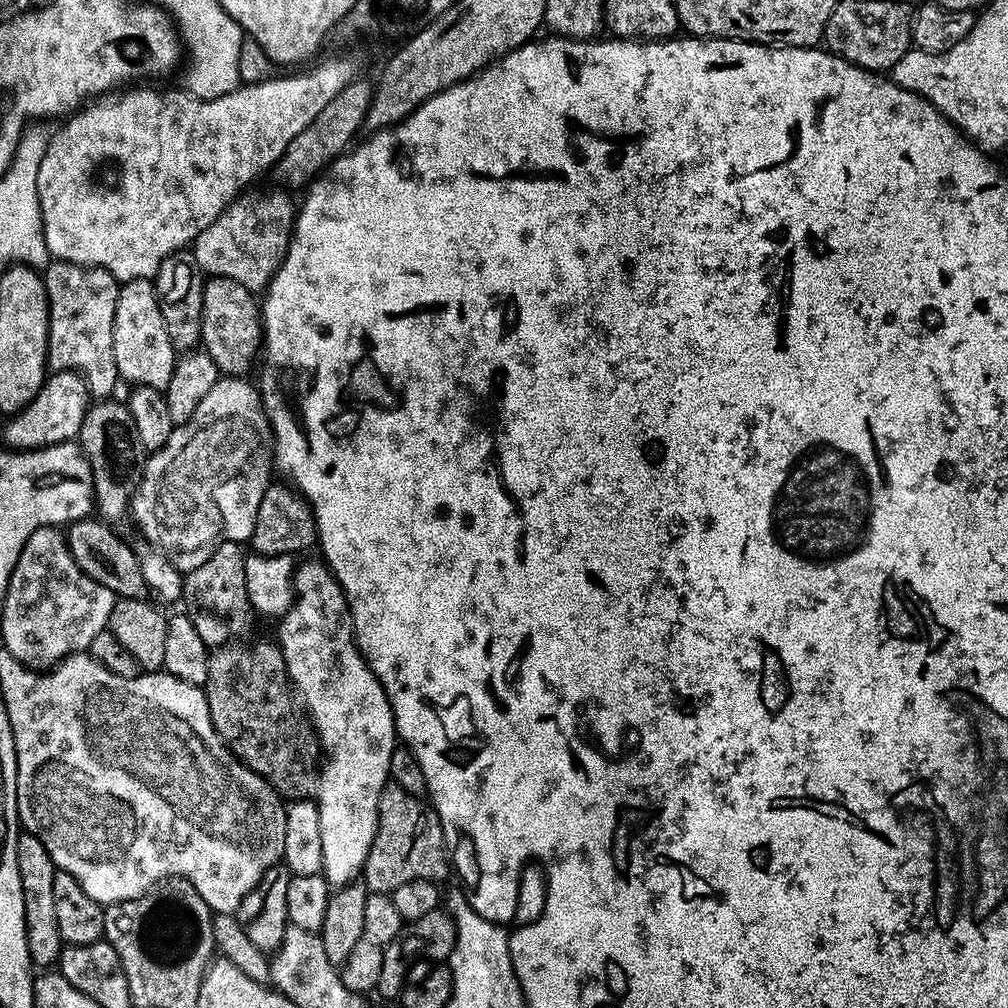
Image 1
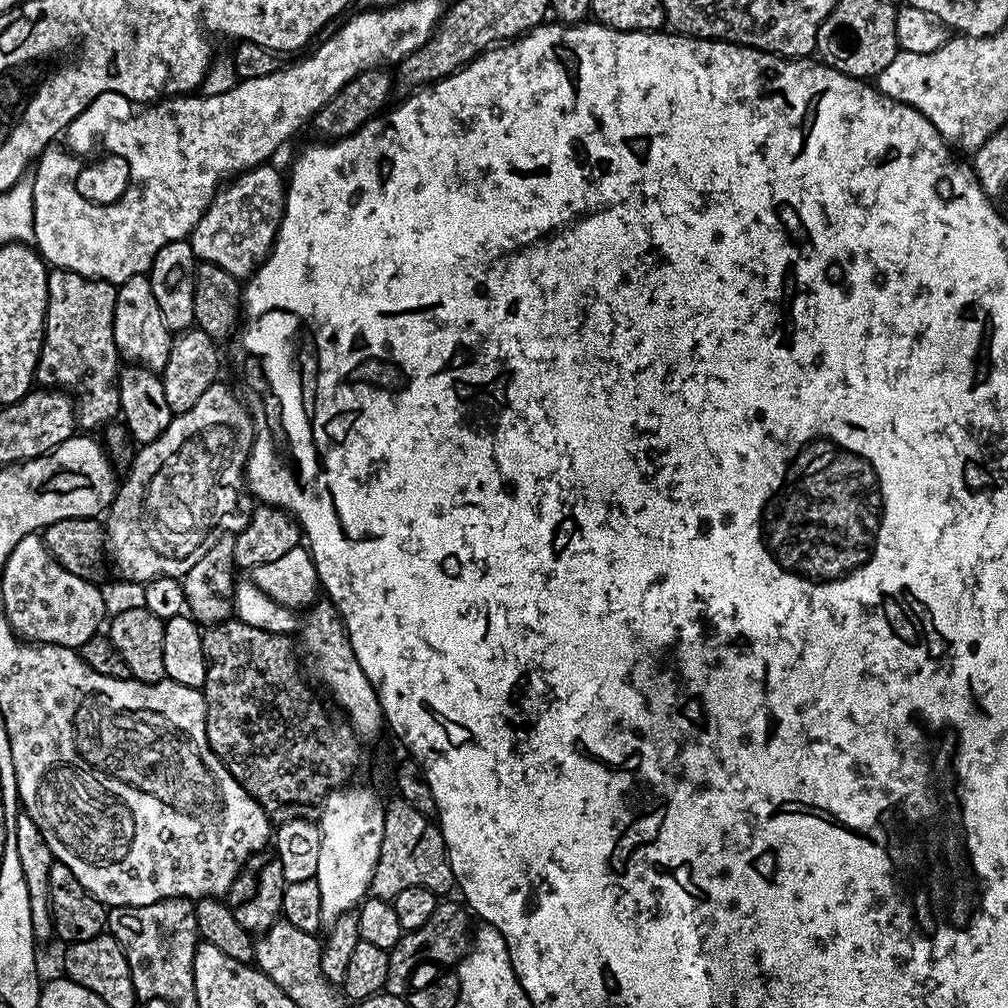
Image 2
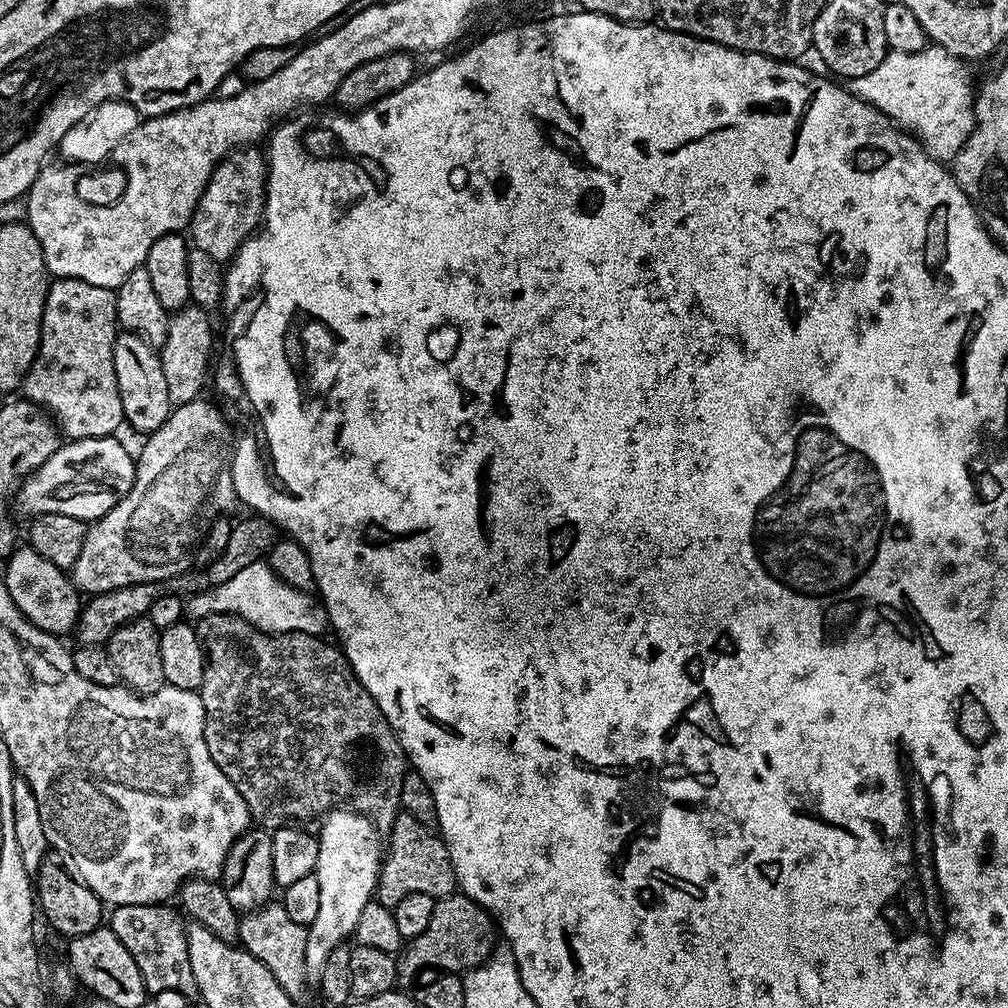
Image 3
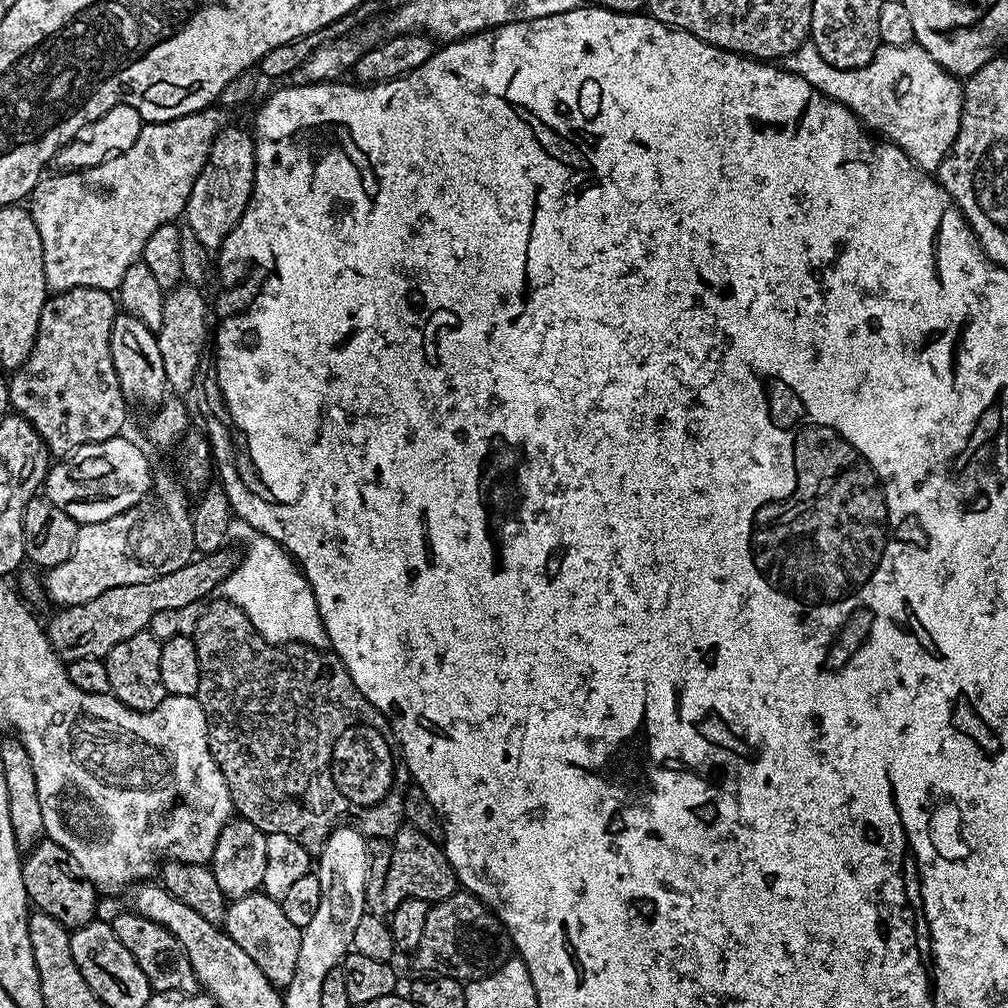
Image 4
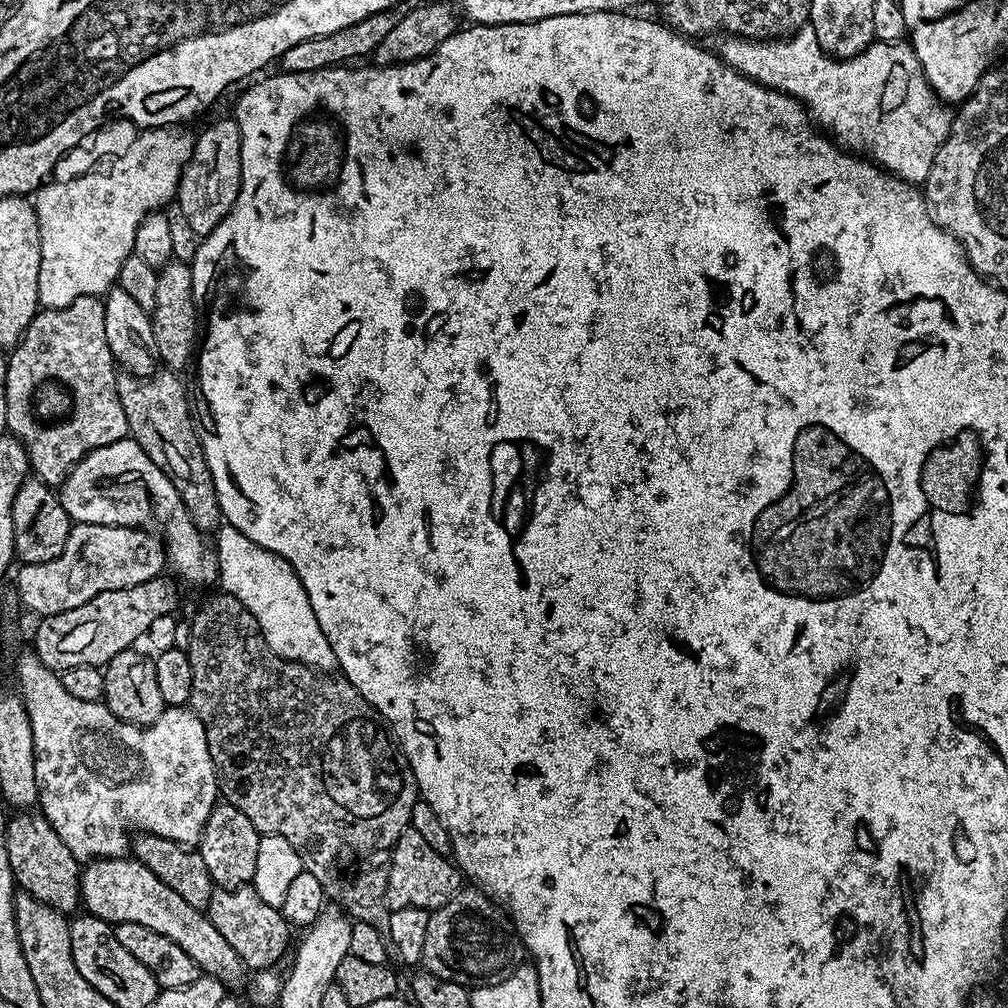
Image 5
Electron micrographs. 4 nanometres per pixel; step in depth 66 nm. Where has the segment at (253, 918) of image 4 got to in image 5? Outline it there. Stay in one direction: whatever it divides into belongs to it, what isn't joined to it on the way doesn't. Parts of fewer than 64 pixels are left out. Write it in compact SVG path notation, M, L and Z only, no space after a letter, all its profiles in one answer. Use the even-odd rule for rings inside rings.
M251 886L213 891L206 914L214 922L218 934L222 934L222 938L226 938L226 942L230 942L234 954L238 954L238 958L249 969L275 969L277 967L275 964L284 955L286 955L285 957L289 955L289 924L284 921L280 910L274 906L266 906L266 902L262 902L262 898L258 898L256 889Z

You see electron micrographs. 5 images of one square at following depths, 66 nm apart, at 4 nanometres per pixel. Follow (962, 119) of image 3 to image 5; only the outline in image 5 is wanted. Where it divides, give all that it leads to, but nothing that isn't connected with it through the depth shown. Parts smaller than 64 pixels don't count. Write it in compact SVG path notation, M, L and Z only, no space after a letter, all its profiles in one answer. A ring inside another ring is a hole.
M810 26L798 29L787 38L775 40L743 38L721 40L724 41L721 42L720 48L718 47L718 55L724 63L744 76L757 80L759 84L764 84L768 88L777 88L787 96L795 96L817 125L820 123L822 127L829 128L824 130L831 133L835 143L853 153L863 153L865 157L879 164L884 171L907 180L913 186L923 185L924 179L930 174L934 154L938 154L942 142L948 137L953 113L941 103L932 87L928 85L928 79L924 77L924 71L911 43L873 42L865 52L859 52L849 60L838 60L835 56L829 56L827 52L821 50L814 30Z

